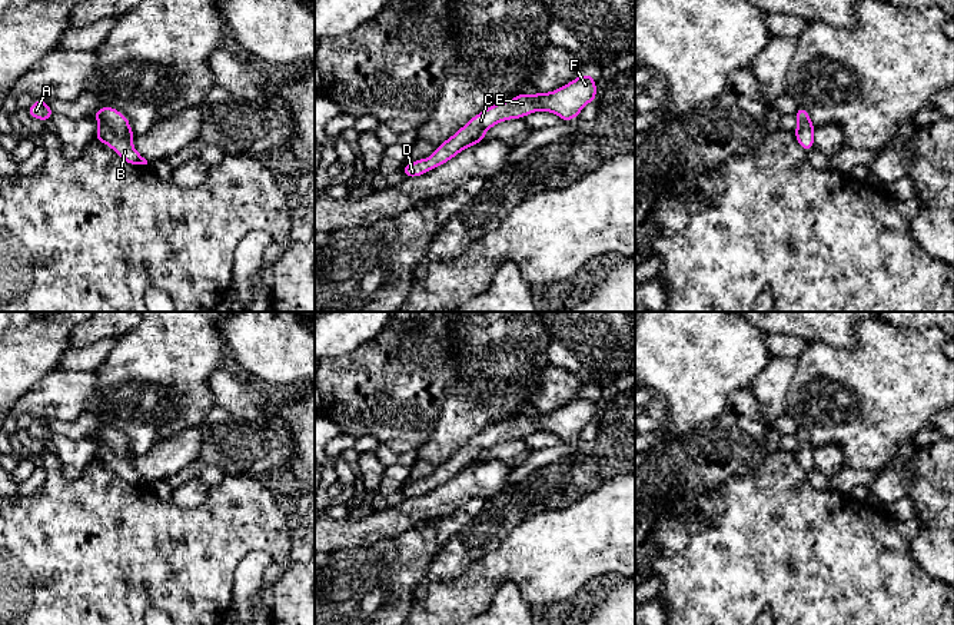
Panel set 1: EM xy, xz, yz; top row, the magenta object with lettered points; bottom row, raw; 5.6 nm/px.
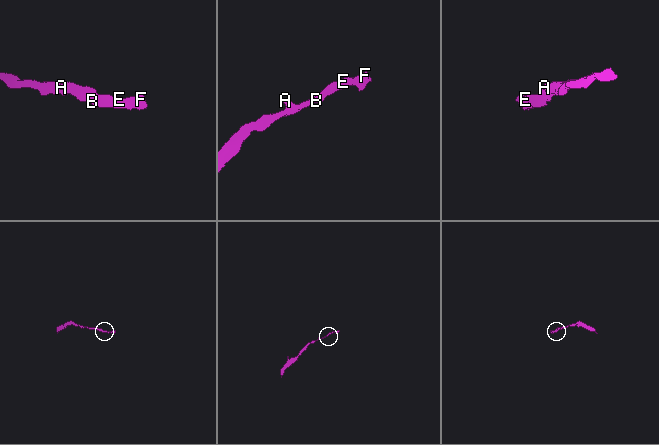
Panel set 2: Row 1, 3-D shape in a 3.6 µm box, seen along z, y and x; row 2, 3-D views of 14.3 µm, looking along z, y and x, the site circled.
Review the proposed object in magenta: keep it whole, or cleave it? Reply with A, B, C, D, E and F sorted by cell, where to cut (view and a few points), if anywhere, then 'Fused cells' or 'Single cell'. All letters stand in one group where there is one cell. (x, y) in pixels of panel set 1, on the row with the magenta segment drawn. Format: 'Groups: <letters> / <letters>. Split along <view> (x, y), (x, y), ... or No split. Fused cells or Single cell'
Groups: A B C D E F. No split. Single cell

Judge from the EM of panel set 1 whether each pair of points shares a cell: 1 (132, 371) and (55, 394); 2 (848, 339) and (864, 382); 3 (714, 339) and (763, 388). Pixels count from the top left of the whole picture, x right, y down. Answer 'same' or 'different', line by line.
1: different
2: different
3: different

